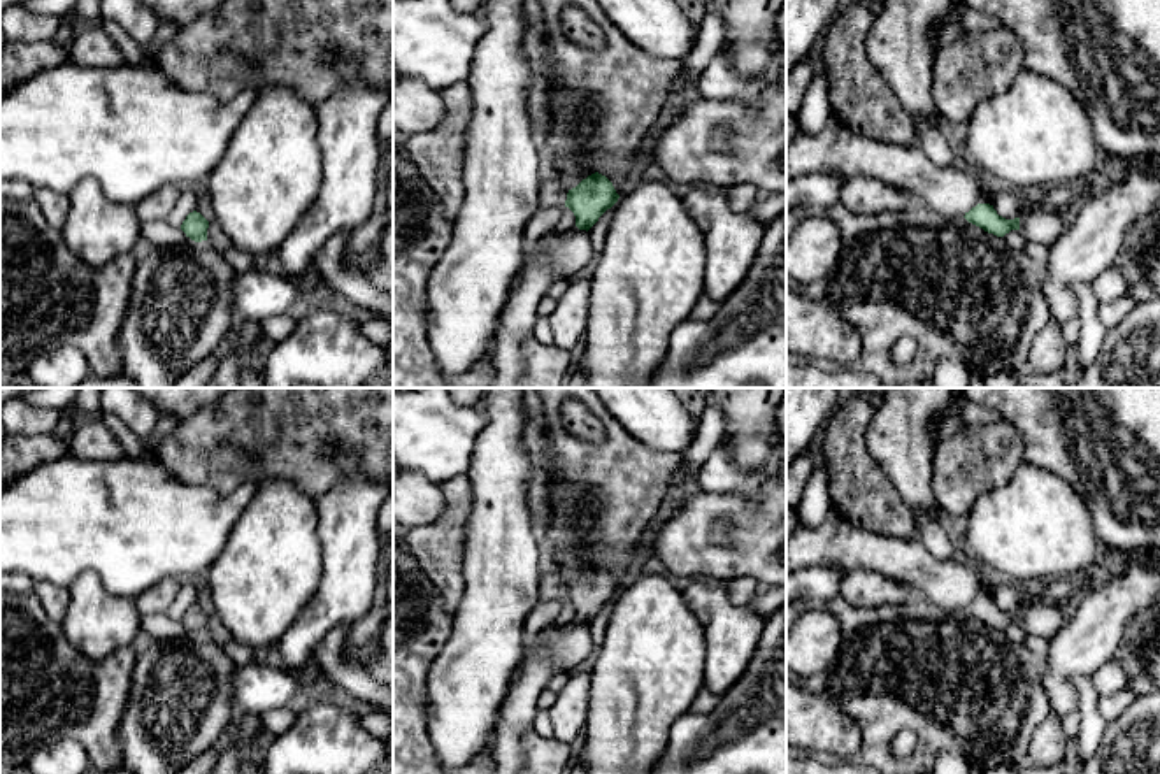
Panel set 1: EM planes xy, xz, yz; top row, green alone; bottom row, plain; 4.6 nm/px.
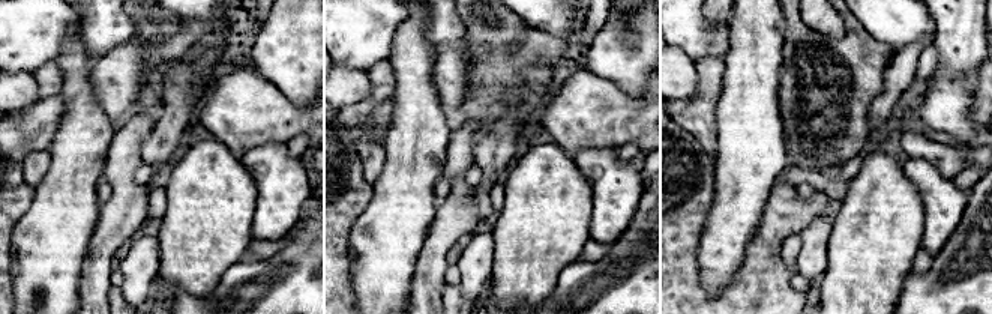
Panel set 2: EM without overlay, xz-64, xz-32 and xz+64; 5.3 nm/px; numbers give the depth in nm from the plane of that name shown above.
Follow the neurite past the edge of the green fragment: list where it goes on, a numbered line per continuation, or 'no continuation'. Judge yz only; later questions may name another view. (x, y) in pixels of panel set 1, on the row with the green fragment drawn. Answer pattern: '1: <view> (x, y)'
1: yz (1046, 229)

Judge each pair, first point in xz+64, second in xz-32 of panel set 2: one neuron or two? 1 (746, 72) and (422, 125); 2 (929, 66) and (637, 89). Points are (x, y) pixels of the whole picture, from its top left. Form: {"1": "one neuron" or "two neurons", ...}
{"1": "one neuron", "2": "one neuron"}

